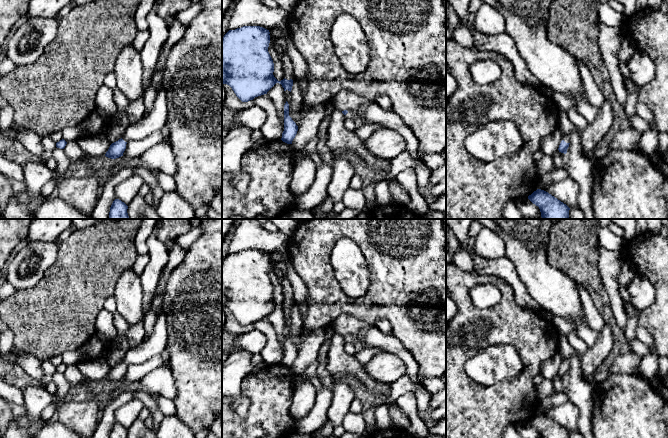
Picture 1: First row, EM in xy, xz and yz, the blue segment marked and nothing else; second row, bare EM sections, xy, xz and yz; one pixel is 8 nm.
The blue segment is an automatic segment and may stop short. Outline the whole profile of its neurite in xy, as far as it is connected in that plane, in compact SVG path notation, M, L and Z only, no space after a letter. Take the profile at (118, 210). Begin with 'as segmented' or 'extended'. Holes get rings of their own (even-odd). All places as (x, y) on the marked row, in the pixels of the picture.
as segmented; M115 199L110 207L109 219L130 219L127 213L128 206L119 199Z

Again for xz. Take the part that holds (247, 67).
as segmented; M243 26L229 30L222 38L222 83L229 85L242 102L248 102L267 92L279 83L284 91L291 92L293 80L278 81L274 75L274 63L268 52L269 30L260 26Z

